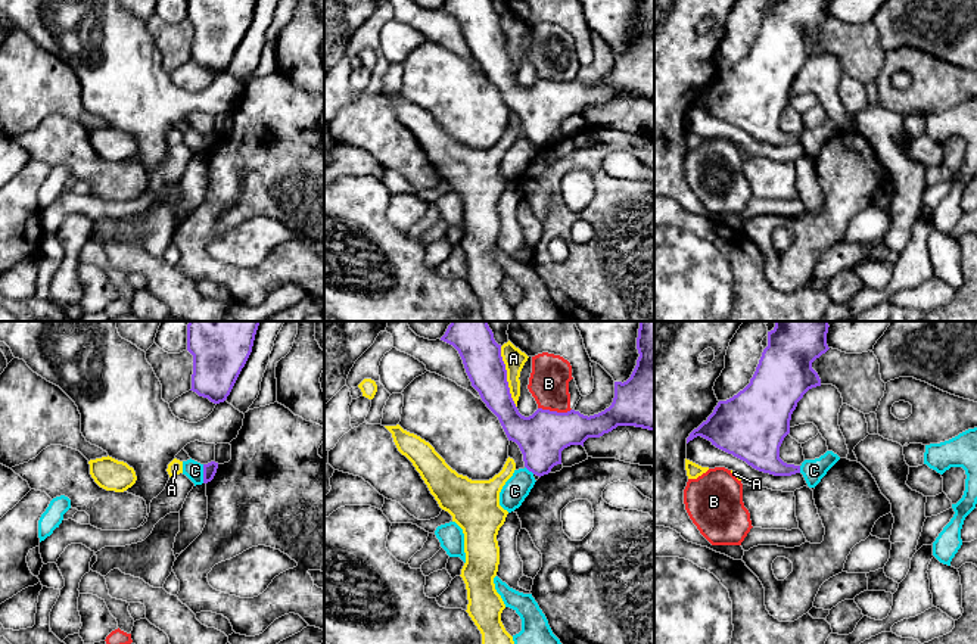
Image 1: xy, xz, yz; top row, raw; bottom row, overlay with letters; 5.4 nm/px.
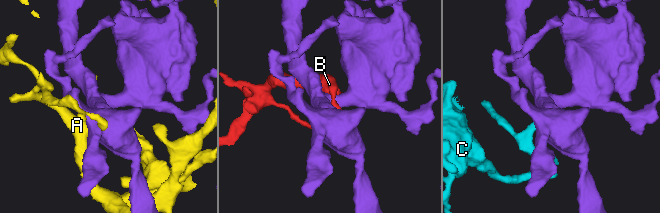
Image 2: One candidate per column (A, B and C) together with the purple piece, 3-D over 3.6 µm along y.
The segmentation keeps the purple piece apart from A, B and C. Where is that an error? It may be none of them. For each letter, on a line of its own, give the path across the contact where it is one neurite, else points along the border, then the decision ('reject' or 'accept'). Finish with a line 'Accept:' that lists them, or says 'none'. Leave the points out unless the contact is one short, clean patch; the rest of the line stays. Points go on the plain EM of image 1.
A: reject
B: reject
C: along xy (202, 134), (204, 152) | reject
Accept: none

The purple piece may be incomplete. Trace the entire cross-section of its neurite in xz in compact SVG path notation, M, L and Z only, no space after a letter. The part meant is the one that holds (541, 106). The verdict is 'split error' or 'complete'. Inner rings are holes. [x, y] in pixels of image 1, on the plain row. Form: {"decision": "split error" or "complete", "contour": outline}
{"decision": "complete", "contour": "M447 0L441 10L452 15L464 34L472 56L479 62L486 77L498 87L508 111L519 115L525 137L536 146L544 146L561 134L561 121L570 115L582 115L588 108L600 108L617 96L635 96L654 100L654 0L638 0L637 35L626 52L614 52L614 68L609 78L594 85L579 81L557 83L538 78L532 85L519 83L507 52L507 40L501 27L501 15L492 0Z"}

